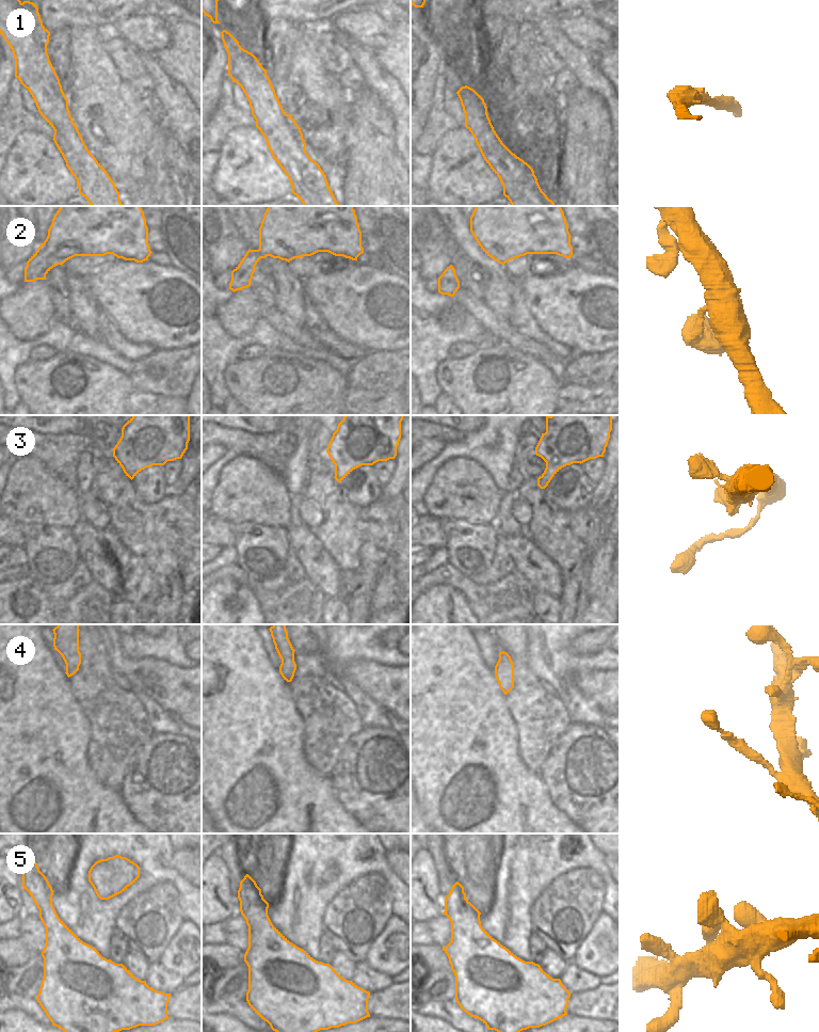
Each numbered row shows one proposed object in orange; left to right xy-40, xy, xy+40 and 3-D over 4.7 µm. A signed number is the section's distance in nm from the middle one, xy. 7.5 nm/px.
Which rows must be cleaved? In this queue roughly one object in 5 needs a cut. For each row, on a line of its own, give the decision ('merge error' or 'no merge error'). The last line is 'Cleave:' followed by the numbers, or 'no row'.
1: no merge error
2: no merge error
3: no merge error
4: no merge error
5: no merge error
Cleave: no row

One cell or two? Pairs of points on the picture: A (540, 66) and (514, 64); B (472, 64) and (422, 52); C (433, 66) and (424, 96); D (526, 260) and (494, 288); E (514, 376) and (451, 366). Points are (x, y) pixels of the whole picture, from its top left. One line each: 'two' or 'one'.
A: two
B: two
C: one
D: two
E: one

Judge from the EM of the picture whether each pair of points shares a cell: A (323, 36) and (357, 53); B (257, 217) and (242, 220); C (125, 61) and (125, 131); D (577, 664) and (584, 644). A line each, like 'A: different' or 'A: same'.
A: different
B: different
C: different
D: different

